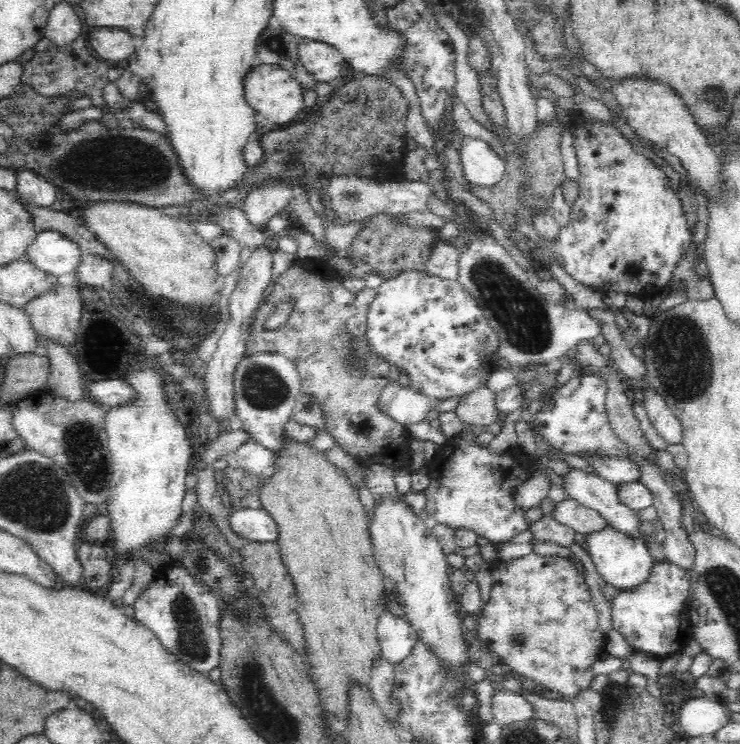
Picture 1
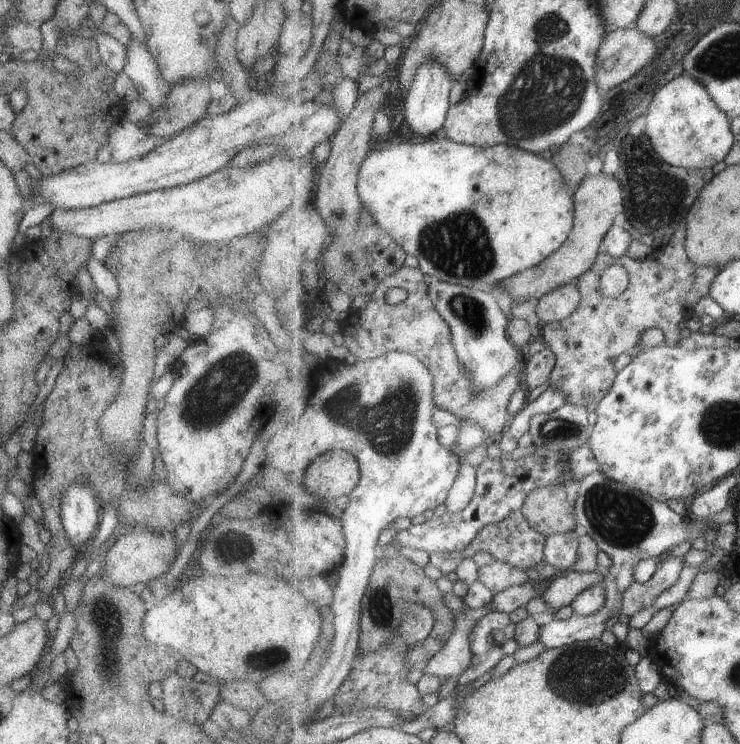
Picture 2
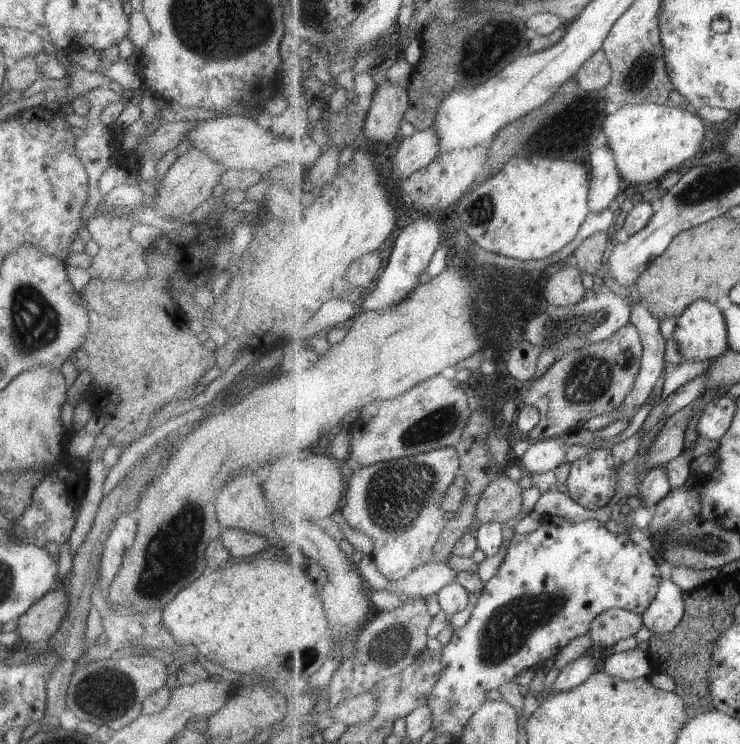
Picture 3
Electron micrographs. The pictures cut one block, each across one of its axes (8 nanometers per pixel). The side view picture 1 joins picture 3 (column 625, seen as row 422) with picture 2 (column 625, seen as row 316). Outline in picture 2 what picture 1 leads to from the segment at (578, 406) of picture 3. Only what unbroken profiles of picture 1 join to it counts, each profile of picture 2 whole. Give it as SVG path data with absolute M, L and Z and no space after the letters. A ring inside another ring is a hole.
M683 220L671 242L662 249L653 250L642 262L629 256L613 258L613 265L623 264L630 274L628 289L615 298L606 297L601 290L603 273L611 266L611 254L601 254L593 268L578 278L577 285L582 291L579 308L565 320L547 323L545 332L542 332L547 346L558 356L549 386L559 389L567 403L585 406L603 400L618 375L616 358L623 352L633 354L633 346L647 328L663 330L667 344L679 346L683 340L681 320L687 320L695 313L694 306L701 297L710 294L712 282L721 270L717 265L697 266L691 262L686 249L686 234L687 225Z

